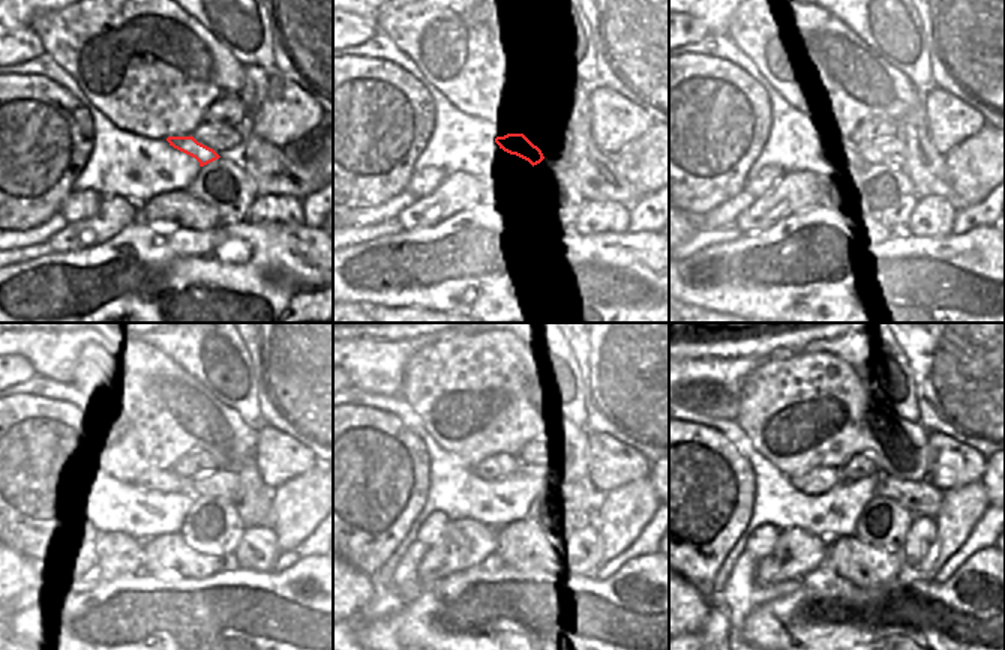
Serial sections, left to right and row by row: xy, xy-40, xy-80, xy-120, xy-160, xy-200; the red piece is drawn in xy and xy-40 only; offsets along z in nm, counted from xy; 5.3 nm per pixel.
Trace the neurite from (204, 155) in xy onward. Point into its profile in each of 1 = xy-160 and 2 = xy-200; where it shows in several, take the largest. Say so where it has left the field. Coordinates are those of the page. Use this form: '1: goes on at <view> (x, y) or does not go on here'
1: goes on at xy-160 (500, 467)
2: goes on at xy-200 (819, 479)

